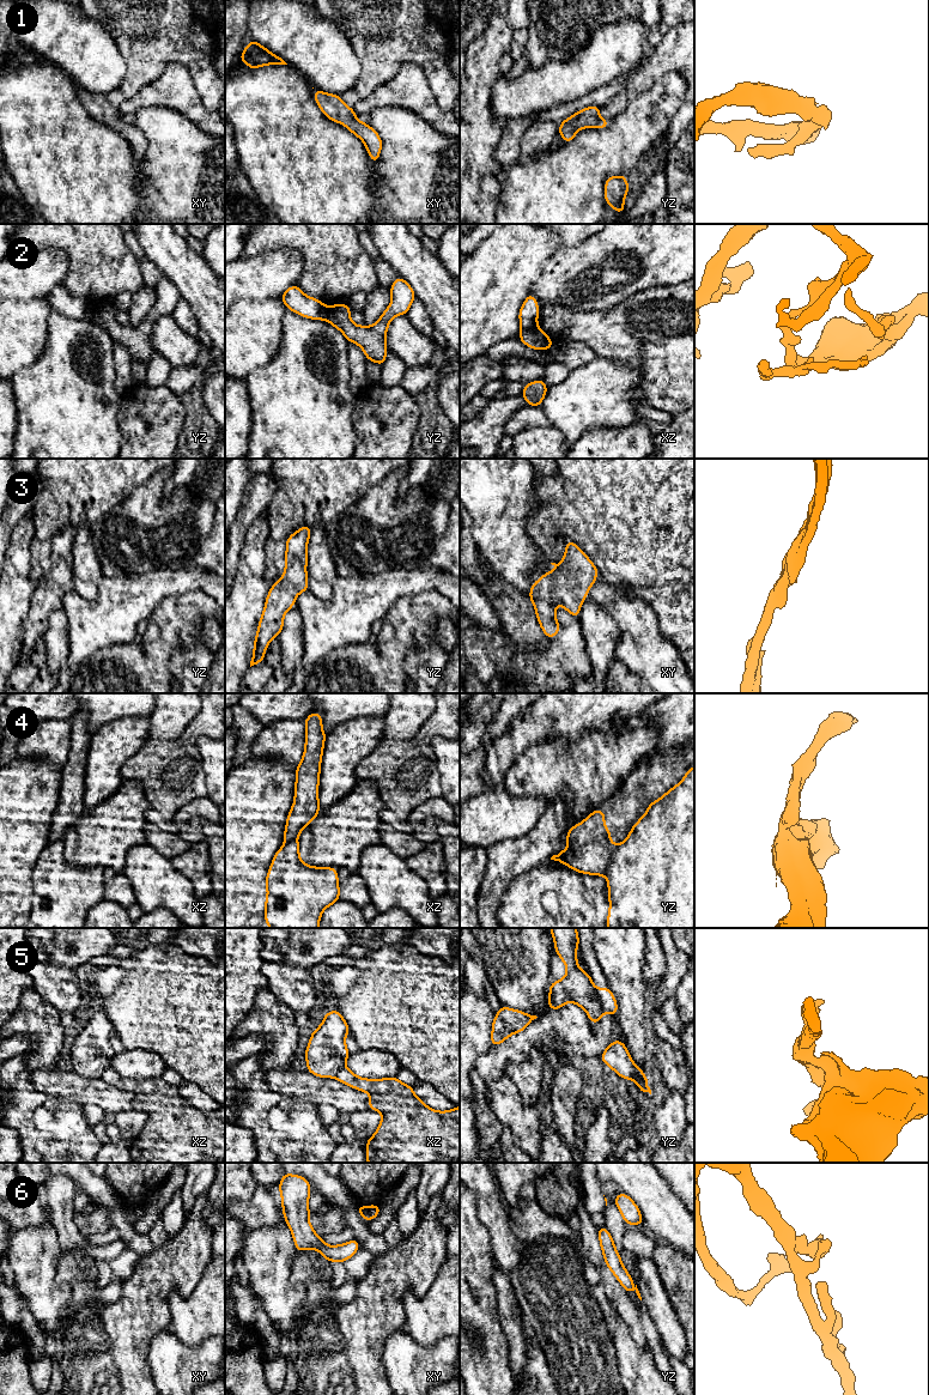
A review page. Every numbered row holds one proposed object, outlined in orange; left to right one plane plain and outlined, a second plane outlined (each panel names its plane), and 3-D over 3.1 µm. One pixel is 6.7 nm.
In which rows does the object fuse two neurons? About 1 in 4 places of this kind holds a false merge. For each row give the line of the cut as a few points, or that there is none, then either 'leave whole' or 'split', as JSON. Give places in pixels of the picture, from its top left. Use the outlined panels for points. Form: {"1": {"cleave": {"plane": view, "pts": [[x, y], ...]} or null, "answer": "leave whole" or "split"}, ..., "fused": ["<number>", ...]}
{"1": {"cleave": null, "answer": "leave whole"}, "2": {"cleave": {"plane": "xz", "pts": [[535, 325], [522, 329]]}, "answer": "split"}, "3": {"cleave": null, "answer": "leave whole"}, "4": {"cleave": {"plane": "yz", "pts": [[615, 845], [611, 863], [605, 874]]}, "answer": "split"}, "5": {"cleave": {"plane": "yz", "pts": [[596, 990], [605, 1011]]}, "answer": "split"}, "6": {"cleave": null, "answer": "leave whole"}, "fused": ["2", "4", "5"]}

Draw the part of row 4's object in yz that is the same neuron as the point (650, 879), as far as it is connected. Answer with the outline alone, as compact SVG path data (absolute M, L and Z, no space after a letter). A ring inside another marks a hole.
M694 765L685 774L680 783L648 805L646 813L632 826L627 838L615 845L606 878L609 898L607 928L694 928Z

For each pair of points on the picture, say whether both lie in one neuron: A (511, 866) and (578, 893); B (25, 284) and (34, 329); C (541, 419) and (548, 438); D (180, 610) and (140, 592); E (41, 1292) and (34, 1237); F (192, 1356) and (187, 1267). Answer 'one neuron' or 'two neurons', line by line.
A: two neurons
B: two neurons
C: two neurons
D: two neurons
E: one neuron
F: two neurons

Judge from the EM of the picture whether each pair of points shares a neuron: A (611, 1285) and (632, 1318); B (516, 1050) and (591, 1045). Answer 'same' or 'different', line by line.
A: same
B: same

